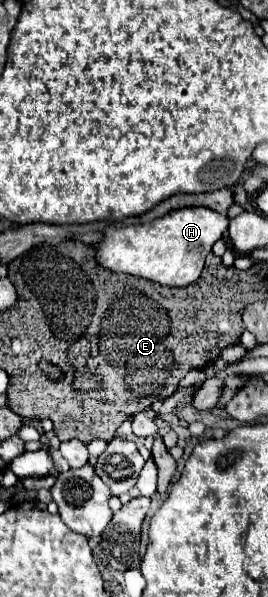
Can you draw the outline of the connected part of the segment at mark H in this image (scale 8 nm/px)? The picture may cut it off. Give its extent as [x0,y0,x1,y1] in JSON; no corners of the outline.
[96,208,228,286]

